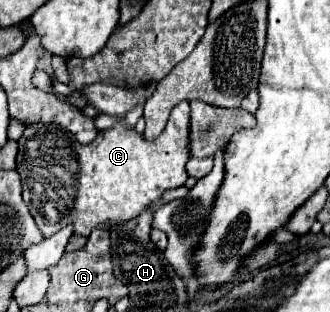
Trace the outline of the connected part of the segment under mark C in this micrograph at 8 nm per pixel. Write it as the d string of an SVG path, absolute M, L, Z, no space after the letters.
M181 101L171 111L165 131L153 141L145 141L133 129L123 127L123 121L119 121L115 127L107 131L101 131L97 139L89 145L77 143L77 139L73 139L71 133L63 131L57 125L29 127L19 139L17 171L23 179L23 201L27 203L43 237L55 235L59 227L65 225L75 225L73 229L75 235L89 237L89 233L95 227L127 223L129 219L139 217L147 207L161 203L165 191L183 187L189 177L185 171L187 159L189 159L189 103Z

